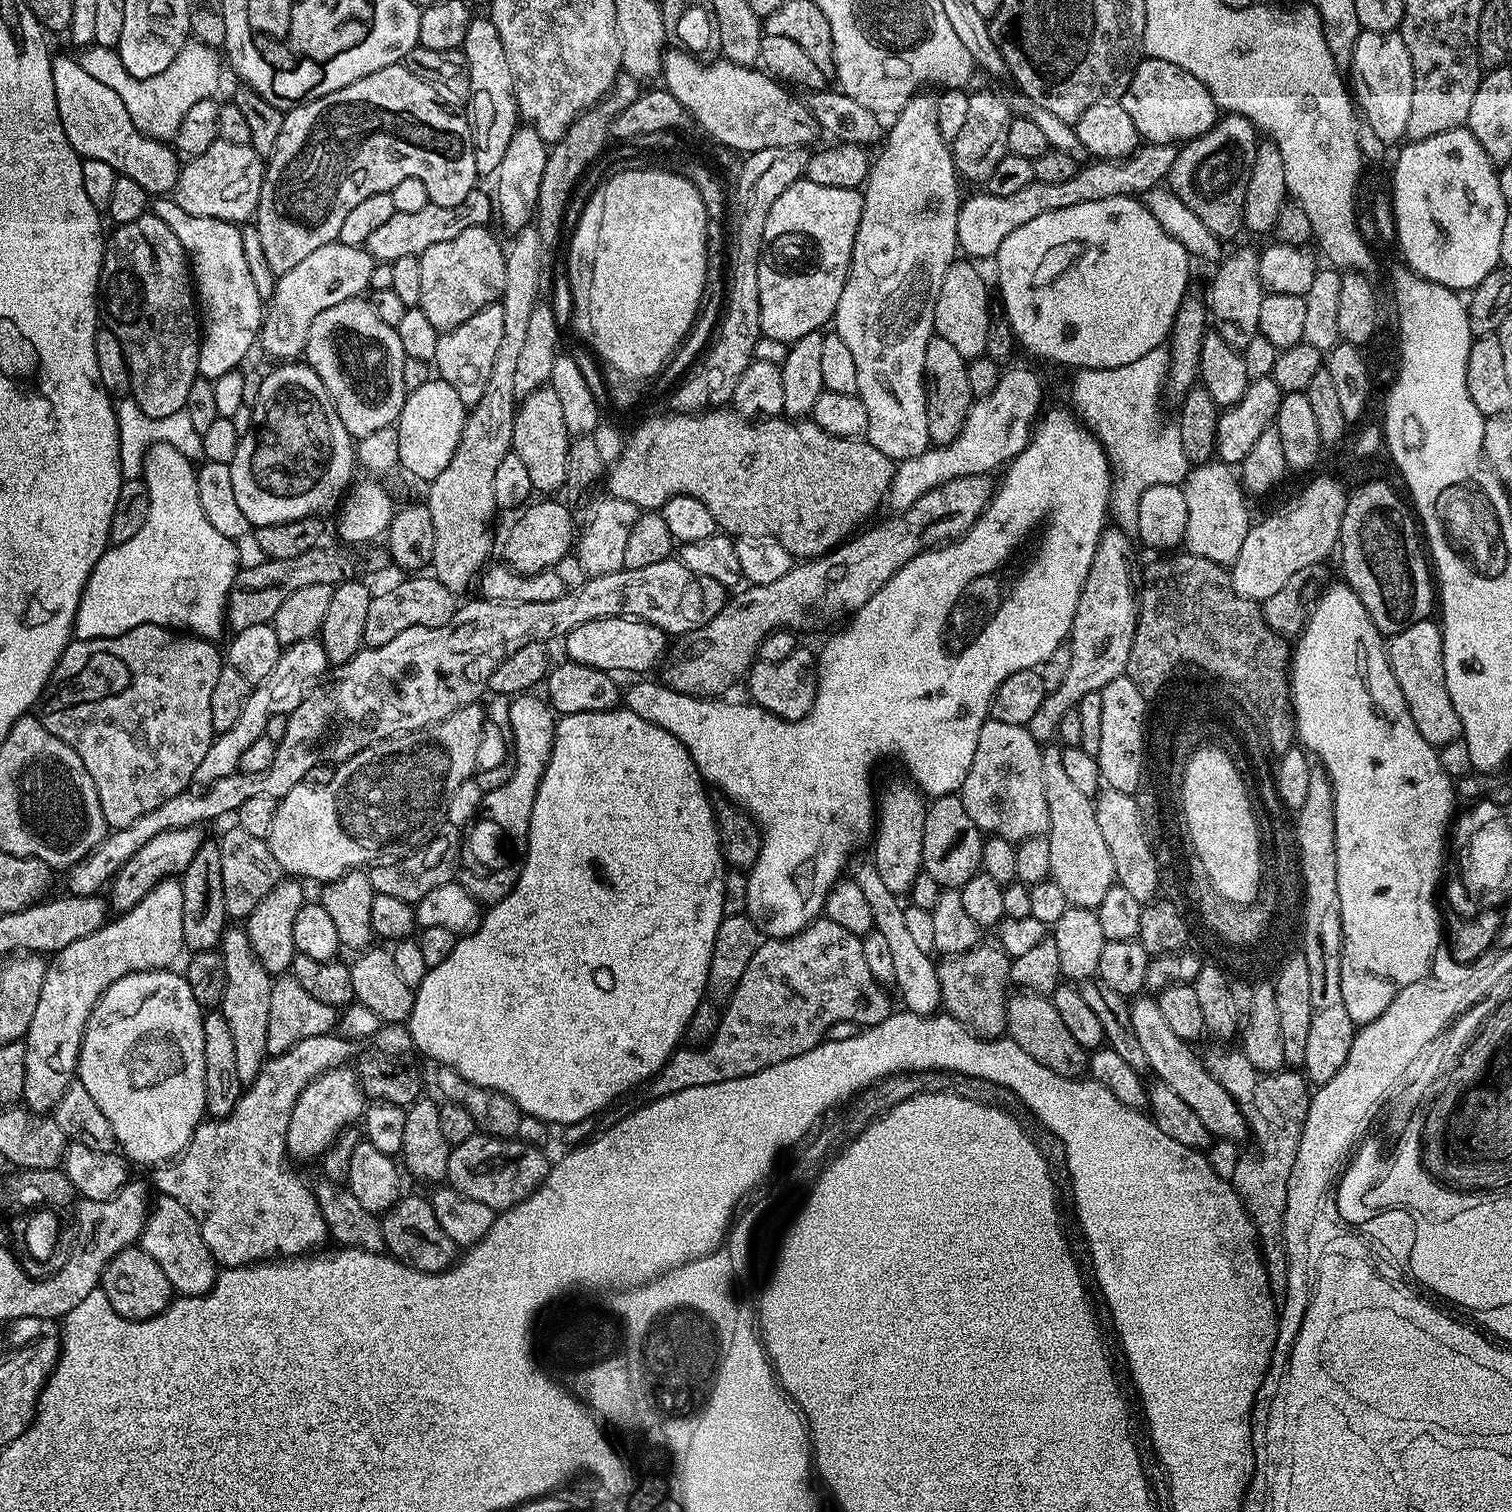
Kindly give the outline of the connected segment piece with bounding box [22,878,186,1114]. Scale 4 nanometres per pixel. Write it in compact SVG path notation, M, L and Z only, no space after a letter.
M167 878L153 885L152 891L146 893L128 912L109 919L94 934L86 934L86 938L78 938L78 942L70 942L70 946L54 953L47 961L48 969L42 978L42 994L38 994L38 1007L34 1010L34 1018L30 1018L28 1033L22 1041L26 1062L22 1100L33 1113L44 1114L55 1109L62 1094L74 1083L80 1062L80 1043L90 1014L95 1010L104 991L118 978L131 972L149 972L151 968L175 965L172 963L185 948L182 934L182 883L179 879Z

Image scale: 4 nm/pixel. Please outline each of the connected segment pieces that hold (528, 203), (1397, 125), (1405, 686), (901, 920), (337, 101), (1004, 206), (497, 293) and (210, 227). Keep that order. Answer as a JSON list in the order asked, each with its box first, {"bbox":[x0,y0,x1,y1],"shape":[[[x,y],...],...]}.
[{"bbox":[494,126,550,234],"shape":[[[527,126],[517,127],[516,133],[510,138],[510,146],[506,146],[506,155],[502,157],[502,166],[494,174],[496,180],[496,192],[494,191],[494,212],[504,223],[508,234],[515,234],[533,223],[536,203],[538,202],[538,186],[542,186],[542,170],[546,170],[546,158],[550,148],[544,143],[544,139],[532,128]]]},{"bbox":[1350,31,1414,145],"shape":[[[1361,31],[1352,51],[1350,75],[1352,75],[1352,80],[1350,76],[1350,88],[1354,93],[1355,103],[1362,113],[1363,123],[1368,124],[1370,130],[1374,130],[1374,134],[1378,134],[1378,138],[1382,138],[1384,144],[1399,145],[1408,134],[1406,121],[1410,118],[1410,98],[1414,98],[1414,66],[1410,62],[1410,50],[1406,50],[1406,42],[1402,42],[1399,31]]]},{"bbox":[1387,618,1464,746],"shape":[[[1429,618],[1412,624],[1397,636],[1387,641],[1388,661],[1392,667],[1394,678],[1398,678],[1398,686],[1402,690],[1402,698],[1406,698],[1406,706],[1414,718],[1414,726],[1433,746],[1443,746],[1461,739],[1464,727],[1458,718],[1458,710],[1454,710],[1454,702],[1450,702],[1450,690],[1446,690],[1446,670],[1444,669],[1444,634],[1439,623]]]},{"bbox":[850,862,941,1017],"shape":[[[868,862],[868,864],[860,864],[856,869],[854,868],[851,869],[850,878],[862,888],[866,903],[870,905],[872,927],[887,939],[888,949],[891,951],[894,962],[894,988],[900,991],[900,996],[904,999],[903,1007],[909,1012],[915,1012],[917,1016],[931,1017],[941,1007],[940,983],[936,974],[937,961],[931,960],[933,957],[915,944],[906,926],[905,905],[900,904],[901,899],[897,893],[887,889],[881,876],[878,875],[875,863]]]},{"bbox":[254,63,477,273],"shape":[[[403,63],[391,64],[342,90],[325,96],[309,98],[284,112],[282,131],[274,150],[266,158],[264,181],[260,201],[256,207],[254,223],[262,241],[266,262],[277,273],[298,266],[302,258],[314,254],[318,246],[339,241],[342,222],[346,214],[362,198],[370,194],[391,192],[402,178],[418,178],[426,186],[426,194],[433,204],[457,204],[477,187],[474,166],[472,126],[467,115],[457,105],[438,98],[438,90],[430,82],[422,82]]]},{"bbox":[956,143,1177,258],"shape":[[[1145,143],[1131,156],[1126,156],[1122,160],[1097,159],[1095,162],[1085,163],[1077,167],[1076,173],[1066,178],[1066,182],[1042,182],[1035,179],[1030,186],[1018,190],[1018,194],[1009,196],[983,194],[984,196],[972,196],[969,200],[967,197],[961,203],[956,227],[956,242],[959,251],[968,258],[976,258],[972,256],[992,258],[1002,246],[1002,242],[1006,242],[1006,238],[1014,230],[1018,230],[1018,226],[1026,226],[1026,222],[1038,218],[1038,214],[1050,214],[1050,210],[1078,206],[1078,202],[1094,202],[1102,198],[1135,197],[1137,194],[1145,194],[1167,177],[1177,155],[1176,144]]]},{"bbox":[419,224,506,330],"shape":[[[479,224],[454,234],[442,242],[434,242],[420,257],[422,294],[419,308],[434,322],[437,330],[456,328],[466,318],[478,314],[487,304],[494,304],[504,295],[506,286],[505,249],[492,237],[491,227]]]},{"bbox":[154,198,266,380],"shape":[[[160,198],[154,204],[154,214],[174,230],[178,242],[190,257],[190,271],[198,308],[202,313],[202,339],[198,354],[197,373],[203,379],[217,380],[222,374],[233,372],[248,356],[248,351],[258,344],[258,333],[266,315],[265,305],[250,278],[246,254],[242,250],[240,228],[231,220],[202,218],[186,214],[172,198]]]}]

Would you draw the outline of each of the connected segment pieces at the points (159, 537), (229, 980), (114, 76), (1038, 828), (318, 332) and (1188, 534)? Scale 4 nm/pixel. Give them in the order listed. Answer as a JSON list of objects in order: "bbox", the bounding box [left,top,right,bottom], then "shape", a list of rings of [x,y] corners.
[{"bbox":[75,444,238,641],"shape":[[[156,444],[149,449],[144,458],[142,479],[148,495],[146,520],[142,523],[142,528],[138,530],[134,538],[130,538],[128,542],[109,547],[108,551],[102,554],[102,558],[94,566],[76,611],[75,639],[97,640],[107,636],[120,636],[126,630],[142,624],[163,624],[165,628],[183,630],[185,633],[200,637],[201,640],[219,641],[219,636],[226,632],[225,612],[227,610],[228,595],[231,592],[231,586],[238,571],[236,545],[230,538],[226,538],[226,534],[218,534],[218,530],[214,530],[214,526],[210,526],[210,522],[206,519],[206,514],[202,510],[202,502],[198,502],[198,482],[196,481],[196,468],[193,461],[184,457],[174,446]]]},{"bbox":[218,927,273,1085],"shape":[[[229,927],[218,945],[220,957],[226,966],[226,990],[220,999],[219,1011],[230,1022],[230,1035],[234,1038],[234,1051],[238,1078],[241,1085],[255,1082],[270,1053],[266,1046],[266,1029],[270,1027],[270,998],[273,973],[267,972],[254,954],[252,943],[243,927]]]},{"bbox":[78,38,221,141],"shape":[[[194,38],[189,39],[182,50],[178,50],[178,58],[174,58],[174,62],[170,62],[170,66],[162,70],[162,74],[141,80],[128,73],[126,66],[122,66],[119,54],[111,48],[88,46],[81,52],[84,53],[79,53],[78,59],[82,70],[86,70],[86,74],[91,74],[93,78],[98,78],[98,82],[110,86],[110,90],[114,90],[118,98],[122,98],[126,114],[130,114],[132,120],[148,120],[146,134],[152,140],[175,141],[178,126],[182,118],[186,118],[186,110],[190,110],[190,106],[195,106],[198,102],[213,99],[220,88],[221,57]]]},{"bbox":[958,720,1048,842],"shape":[[[985,720],[982,730],[978,730],[974,762],[970,762],[970,770],[958,793],[966,814],[977,822],[996,820],[1004,839],[1013,842],[1043,833],[1048,826],[1046,786],[1042,786],[1043,757],[1041,745],[1025,725]]]},{"bbox":[302,298,406,438],"shape":[[[353,298],[322,310],[310,326],[302,356],[322,378],[342,426],[353,438],[395,425],[406,395],[402,382],[406,357],[395,328],[378,319],[367,299]]]},{"bbox":[1182,462,1250,564],"shape":[[[1228,462],[1197,464],[1189,471],[1188,479],[1182,487],[1188,515],[1183,547],[1189,553],[1200,555],[1216,564],[1235,564],[1238,550],[1242,550],[1242,542],[1246,542],[1250,527],[1247,504],[1249,501],[1246,499],[1237,469]]]}]

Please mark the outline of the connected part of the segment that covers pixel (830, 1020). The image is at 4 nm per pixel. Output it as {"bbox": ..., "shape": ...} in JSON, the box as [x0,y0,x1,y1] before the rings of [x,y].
{"bbox":[647,918,890,1097],"shape":[[[817,918],[801,932],[792,932],[785,936],[788,936],[785,940],[765,939],[758,950],[754,950],[750,966],[746,966],[742,973],[742,982],[738,982],[734,994],[723,1005],[720,1024],[712,1038],[697,1048],[677,1047],[659,1072],[647,1081],[649,1097],[669,1096],[690,1086],[706,1086],[771,1068],[778,1058],[787,1057],[790,1050],[807,1050],[821,1043],[823,1036],[820,1035],[835,1024],[871,1026],[880,1024],[890,1015],[888,996],[884,993],[887,991],[877,984],[870,974],[870,966],[866,966],[861,937],[850,934],[850,930],[827,918]]]}

